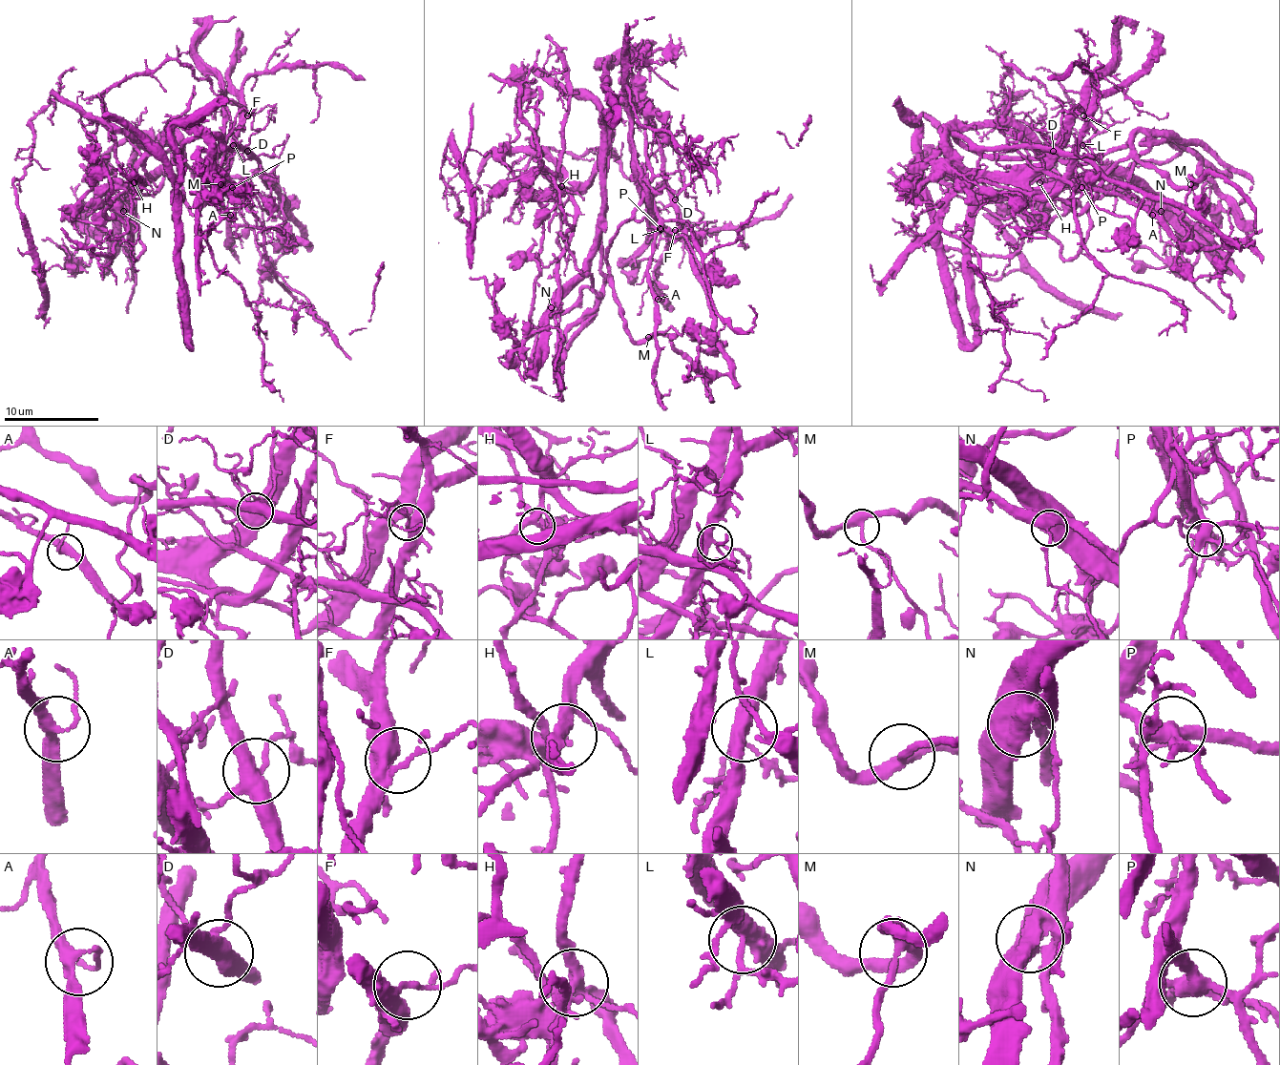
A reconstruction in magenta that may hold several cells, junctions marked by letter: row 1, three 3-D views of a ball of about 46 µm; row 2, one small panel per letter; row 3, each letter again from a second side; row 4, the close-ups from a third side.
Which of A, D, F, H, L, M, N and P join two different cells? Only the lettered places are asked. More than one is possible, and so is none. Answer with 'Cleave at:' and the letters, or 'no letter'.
Cleave at: H, L, N, P

